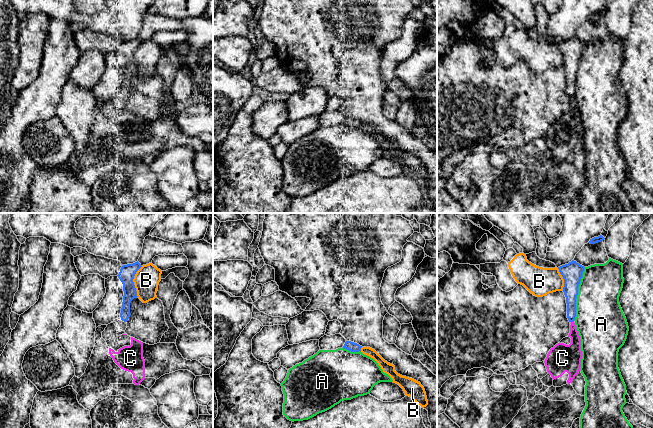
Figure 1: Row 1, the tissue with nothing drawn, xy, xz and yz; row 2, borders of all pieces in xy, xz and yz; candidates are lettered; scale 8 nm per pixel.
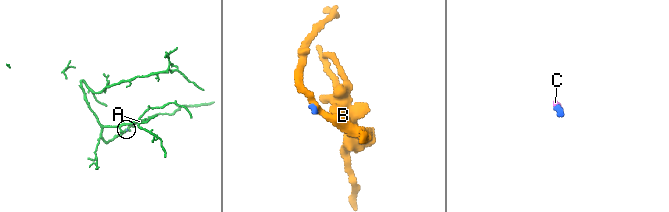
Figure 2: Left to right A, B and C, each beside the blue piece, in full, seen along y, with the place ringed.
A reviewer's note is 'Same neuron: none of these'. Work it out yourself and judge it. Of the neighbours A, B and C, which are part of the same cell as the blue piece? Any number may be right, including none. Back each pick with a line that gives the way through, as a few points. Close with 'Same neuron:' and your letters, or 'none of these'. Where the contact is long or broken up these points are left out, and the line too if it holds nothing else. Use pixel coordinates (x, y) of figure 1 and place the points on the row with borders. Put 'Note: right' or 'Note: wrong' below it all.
Same neuron: C
Note: wrong

